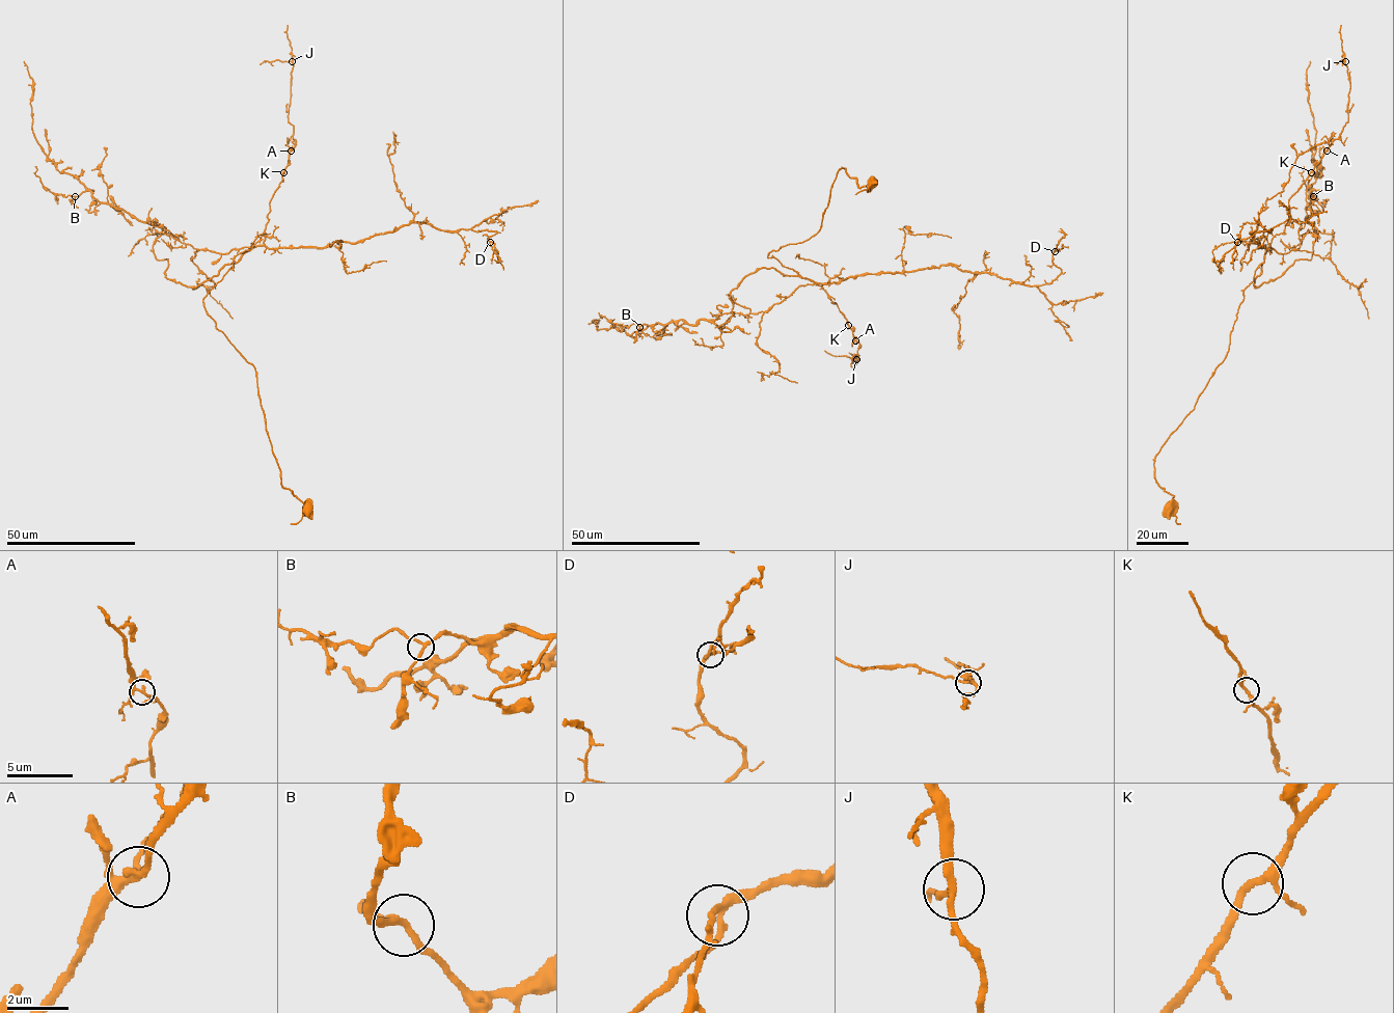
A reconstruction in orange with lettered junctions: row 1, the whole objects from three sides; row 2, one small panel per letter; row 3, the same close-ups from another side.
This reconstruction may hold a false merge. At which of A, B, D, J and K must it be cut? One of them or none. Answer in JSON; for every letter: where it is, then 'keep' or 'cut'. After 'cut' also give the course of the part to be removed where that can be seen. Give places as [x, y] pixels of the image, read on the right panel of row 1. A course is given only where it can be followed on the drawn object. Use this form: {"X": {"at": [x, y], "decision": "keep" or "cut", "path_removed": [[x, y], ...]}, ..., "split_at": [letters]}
{"A": {"at": [1327, 151], "decision": "keep"}, "B": {"at": [1313, 196], "decision": "keep"}, "D": {"at": [1237, 242], "decision": "keep"}, "J": {"at": [1345, 61], "decision": "keep"}, "K": {"at": [1311, 172], "decision": "keep"}, "split_at": []}

